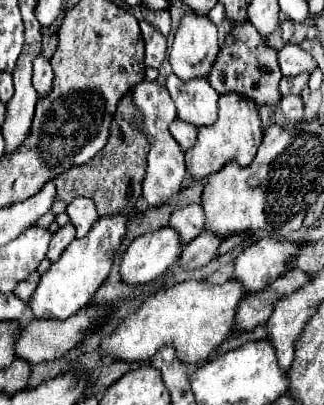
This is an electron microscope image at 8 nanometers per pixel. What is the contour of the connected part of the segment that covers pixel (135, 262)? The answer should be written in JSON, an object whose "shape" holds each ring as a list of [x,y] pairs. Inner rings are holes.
{"shape":[[[169,226],[135,238],[121,256],[121,282],[135,286],[155,280],[179,258],[181,248],[175,230]]]}

